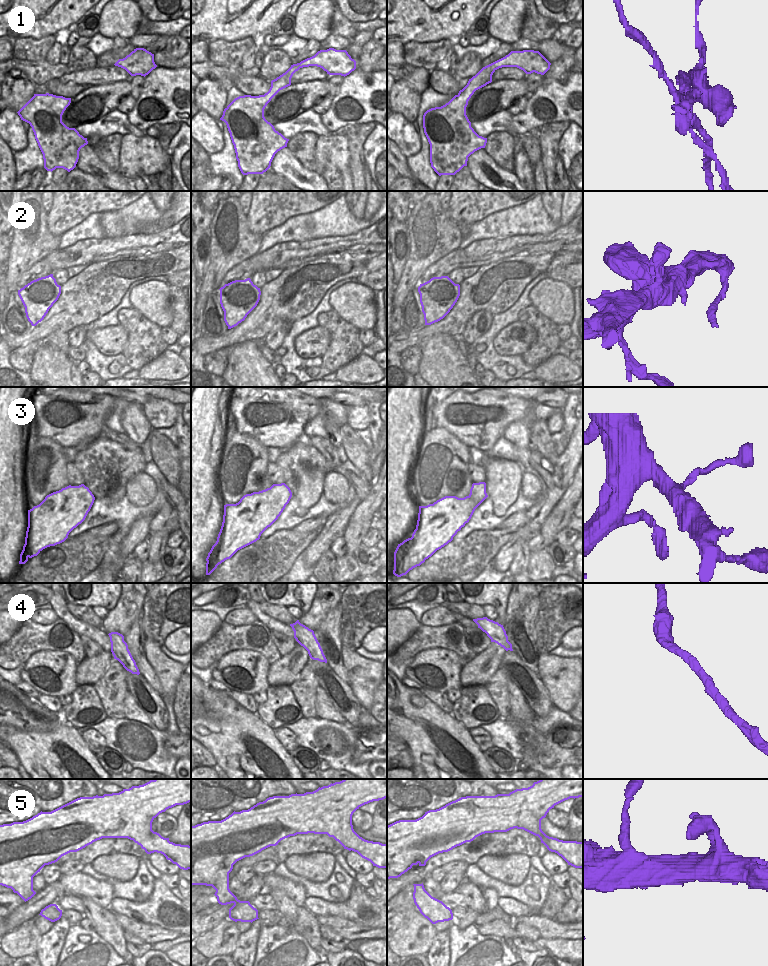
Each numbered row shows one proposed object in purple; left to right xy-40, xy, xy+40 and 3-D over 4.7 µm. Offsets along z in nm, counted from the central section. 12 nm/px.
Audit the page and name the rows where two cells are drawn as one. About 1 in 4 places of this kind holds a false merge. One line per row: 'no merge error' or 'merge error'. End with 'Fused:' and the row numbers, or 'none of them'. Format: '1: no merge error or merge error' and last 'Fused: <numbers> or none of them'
1: merge error
2: no merge error
3: no merge error
4: no merge error
5: no merge error
Fused: 1

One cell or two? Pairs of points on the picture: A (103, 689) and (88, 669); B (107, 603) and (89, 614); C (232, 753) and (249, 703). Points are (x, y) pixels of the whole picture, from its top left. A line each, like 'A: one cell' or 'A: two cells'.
A: two cells
B: two cells
C: two cells

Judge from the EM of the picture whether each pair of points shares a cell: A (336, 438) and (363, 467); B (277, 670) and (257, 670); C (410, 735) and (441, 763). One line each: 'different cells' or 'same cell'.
A: different cells
B: different cells
C: same cell

